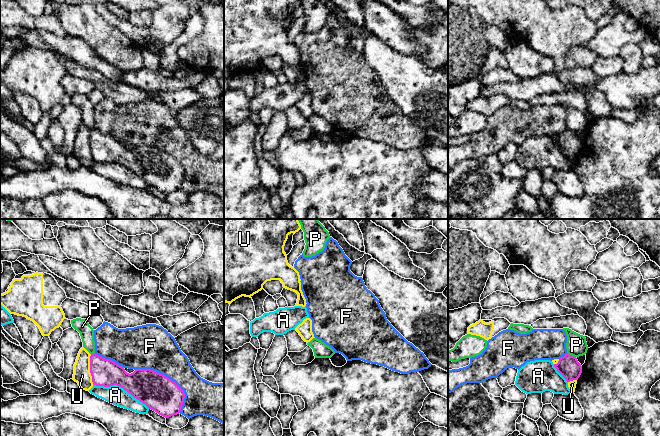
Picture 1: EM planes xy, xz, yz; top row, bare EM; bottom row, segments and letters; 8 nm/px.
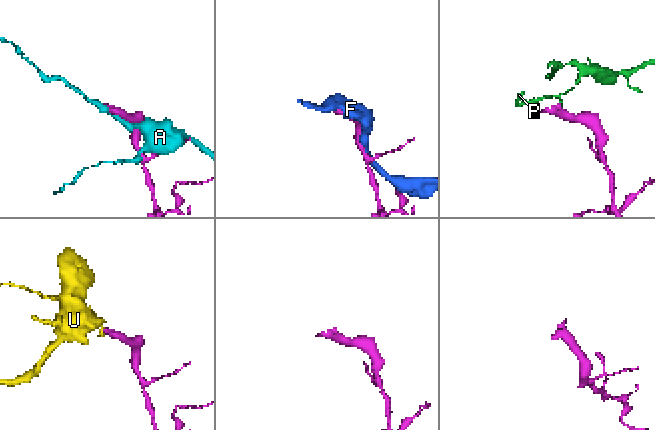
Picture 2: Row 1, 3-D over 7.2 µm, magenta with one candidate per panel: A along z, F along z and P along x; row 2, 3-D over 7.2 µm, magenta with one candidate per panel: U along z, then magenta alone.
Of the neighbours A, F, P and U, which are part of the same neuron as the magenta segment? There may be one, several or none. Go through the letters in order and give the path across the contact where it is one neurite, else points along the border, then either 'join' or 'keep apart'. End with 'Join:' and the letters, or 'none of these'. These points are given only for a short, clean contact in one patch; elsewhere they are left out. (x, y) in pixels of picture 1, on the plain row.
A: keep apart
F: keep apart
P: along yz (567, 128), (575, 133) | keep apart
U: along xy (90, 130), (90, 151), (93, 159) | keep apart
Join: none of these

